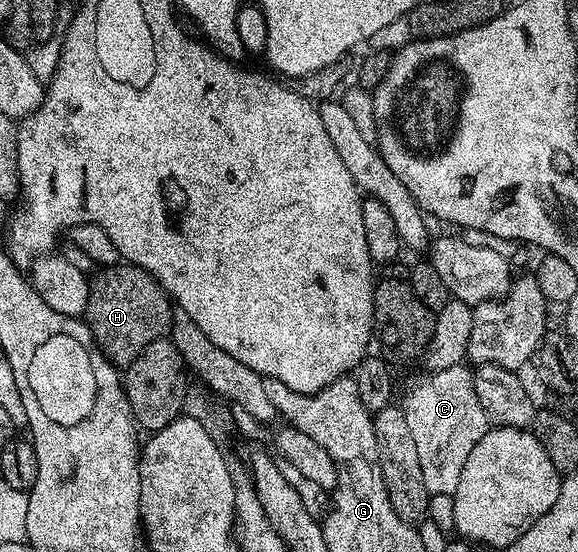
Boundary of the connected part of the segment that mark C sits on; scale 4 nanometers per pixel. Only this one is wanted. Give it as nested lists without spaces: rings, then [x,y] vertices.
[[[469,365],[435,370],[426,377],[430,378],[424,379],[404,401],[408,429],[416,443],[426,491],[431,496],[453,496],[472,448],[476,448],[486,434],[488,419],[484,408],[480,408],[480,400],[476,400],[474,375]]]

